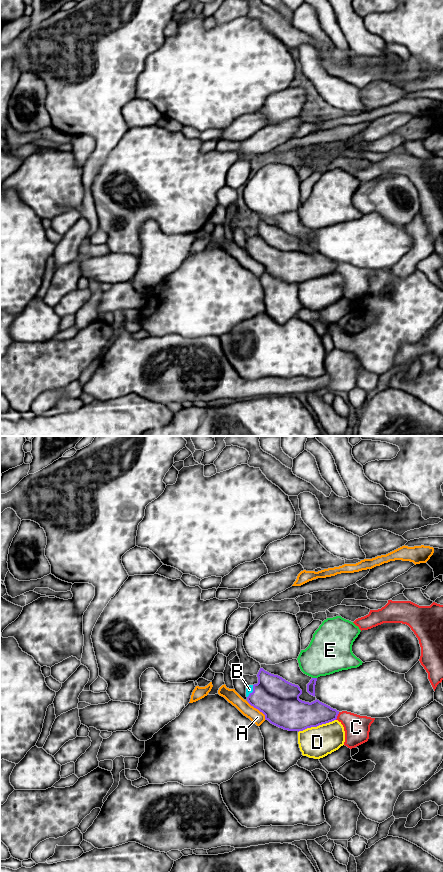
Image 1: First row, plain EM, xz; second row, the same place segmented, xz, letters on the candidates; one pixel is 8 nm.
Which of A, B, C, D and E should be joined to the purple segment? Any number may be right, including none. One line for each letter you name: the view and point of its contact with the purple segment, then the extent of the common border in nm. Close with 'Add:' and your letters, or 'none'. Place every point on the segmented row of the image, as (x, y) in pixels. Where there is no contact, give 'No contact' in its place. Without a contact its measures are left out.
B: Touches purple at xz (253, 691). Shared border 120 nm
Add: B

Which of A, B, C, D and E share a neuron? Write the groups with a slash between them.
A / B / C / D / E

